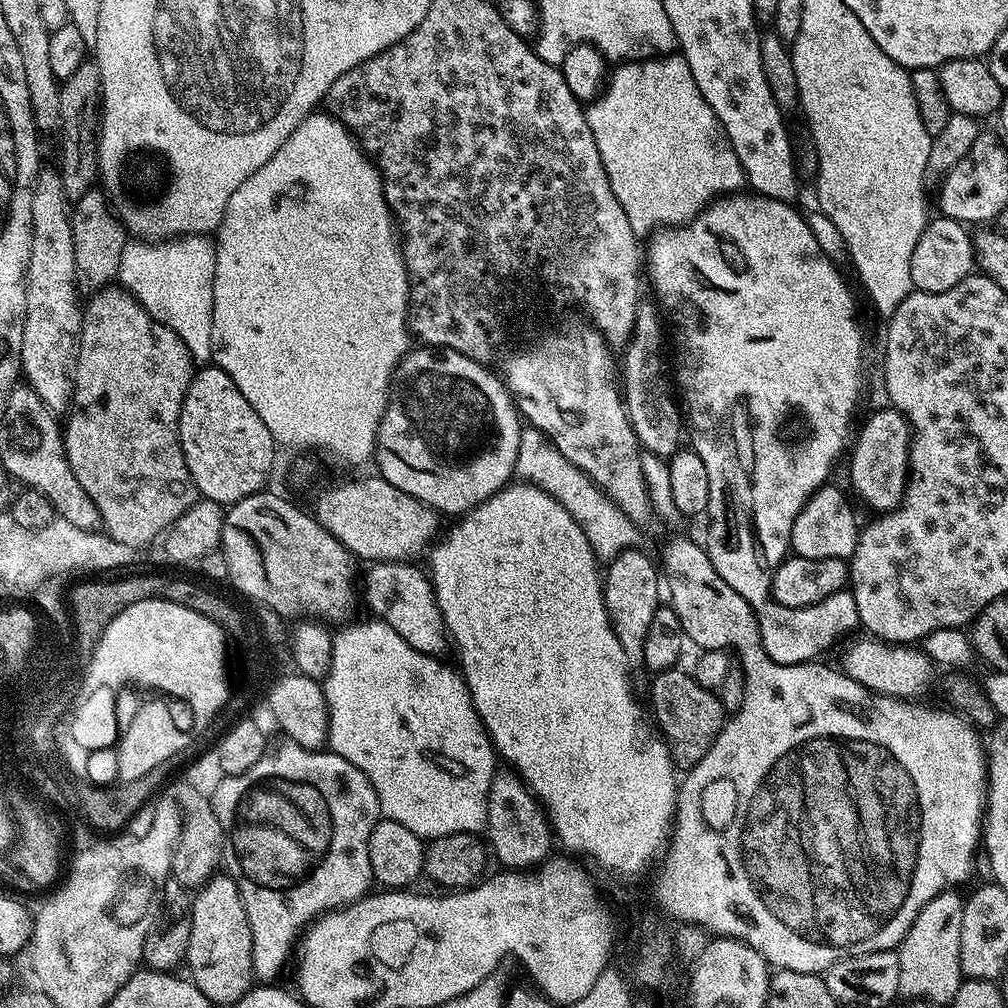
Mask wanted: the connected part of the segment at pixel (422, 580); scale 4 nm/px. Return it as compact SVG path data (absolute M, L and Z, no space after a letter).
M382 560L371 565L372 568L368 573L363 573L362 584L364 580L364 592L362 588L362 600L368 603L368 608L373 617L377 620L383 620L385 624L389 624L391 628L398 633L403 640L410 642L410 646L419 652L425 652L428 656L439 657L440 651L444 648L444 640L446 644L446 629L444 627L444 619L438 610L438 602L436 595L432 593L431 579L423 567L415 568L415 563L405 562L402 560Z

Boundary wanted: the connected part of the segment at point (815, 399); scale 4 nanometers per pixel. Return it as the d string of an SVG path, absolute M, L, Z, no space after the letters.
M734 194L716 201L713 201L695 220L691 220L685 226L669 229L657 233L652 239L652 245L646 248L646 272L652 275L652 282L655 290L658 292L658 304L666 313L667 319L676 323L676 368L674 364L674 384L678 389L679 395L682 397L682 408L686 413L686 424L692 427L692 444L691 451L698 454L698 458L702 458L702 463L706 466L706 475L710 477L710 502L708 503L708 511L706 513L708 520L708 544L706 543L706 551L710 562L714 566L714 570L718 570L718 574L722 574L722 578L726 582L726 586L734 586L734 590L738 590L738 594L742 594L742 598L746 598L746 602L750 602L753 608L757 608L761 602L770 599L772 591L772 574L776 571L776 567L783 562L790 552L790 541L792 538L792 527L794 526L794 518L798 518L798 514L802 510L802 506L814 495L816 489L823 488L829 483L832 467L840 460L840 455L845 455L846 449L850 444L850 437L854 432L854 424L852 428L852 419L856 416L856 407L860 404L860 387L864 384L864 332L860 329L860 320L856 317L856 300L852 297L852 292L848 289L848 284L844 281L844 276L835 268L837 266L834 260L825 254L819 248L817 239L811 234L810 226L807 225L805 217L796 213L792 209L793 205L787 200L775 200L769 196L759 194L747 194L748 196L740 196L744 194Z

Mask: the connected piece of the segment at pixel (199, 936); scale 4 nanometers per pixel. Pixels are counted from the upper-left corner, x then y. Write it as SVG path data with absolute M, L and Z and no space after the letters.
M217 874L201 884L192 896L192 925L190 926L190 946L186 957L186 968L189 968L190 979L202 994L214 1006L228 1004L235 1006L248 991L254 987L252 967L252 935L250 934L250 918L246 918L246 906L240 897L236 881L228 874Z

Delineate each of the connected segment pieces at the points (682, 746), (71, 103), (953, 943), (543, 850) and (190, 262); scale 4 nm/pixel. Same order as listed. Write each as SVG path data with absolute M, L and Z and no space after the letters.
M683 667L667 668L664 672L655 673L652 679L652 708L650 704L650 712L654 717L655 723L658 725L659 735L668 741L668 749L672 752L672 763L677 769L687 770L698 766L698 762L702 762L702 758L706 758L706 750L710 750L710 746L714 746L714 738L718 738L718 734L724 728L726 713L723 706L720 705L719 695L715 691L703 688L697 682L695 675L683 672Z
M89 58L60 84L61 118L60 166L58 173L64 187L64 195L75 198L93 191L98 180L96 170L96 142L98 139L98 113L102 108L100 99L100 71L95 59Z
M956 890L939 892L914 918L910 930L898 945L900 996L921 996L936 1004L951 1005L966 977L960 965L960 939L965 897Z
M497 774L492 779L488 795L486 840L490 845L491 855L495 859L497 856L504 863L501 865L505 869L532 870L549 859L548 851L552 844L554 848L554 833L540 801L528 791L519 776L508 775Z
M207 235L174 238L152 245L128 242L122 250L118 280L123 291L133 296L155 320L174 330L196 362L212 360L215 265L216 246Z

